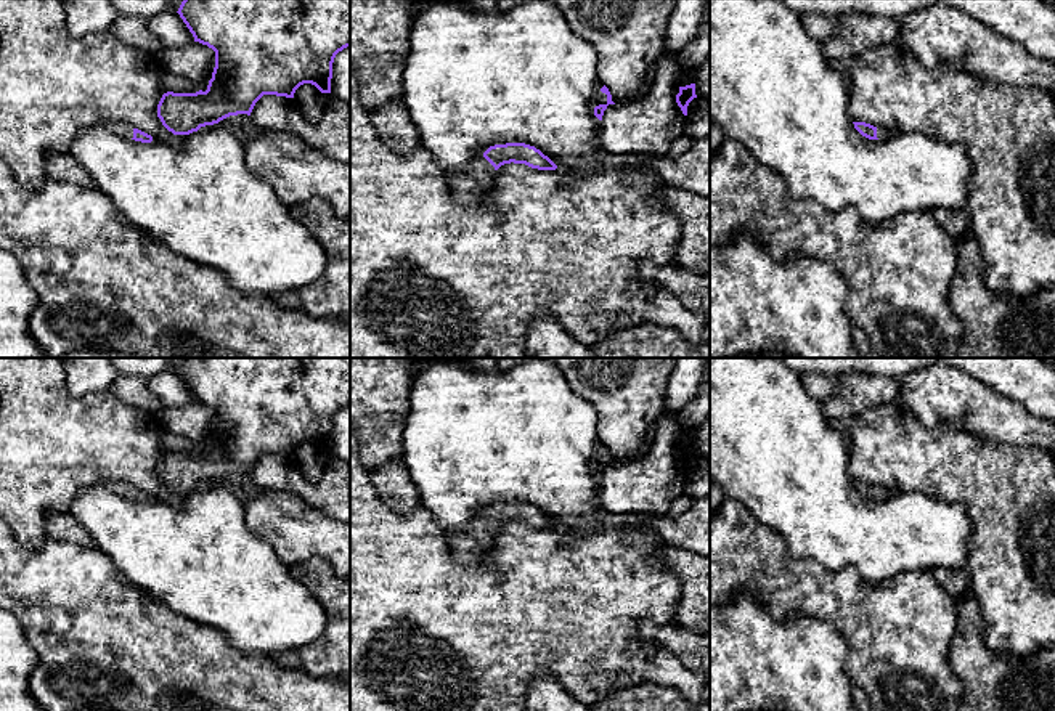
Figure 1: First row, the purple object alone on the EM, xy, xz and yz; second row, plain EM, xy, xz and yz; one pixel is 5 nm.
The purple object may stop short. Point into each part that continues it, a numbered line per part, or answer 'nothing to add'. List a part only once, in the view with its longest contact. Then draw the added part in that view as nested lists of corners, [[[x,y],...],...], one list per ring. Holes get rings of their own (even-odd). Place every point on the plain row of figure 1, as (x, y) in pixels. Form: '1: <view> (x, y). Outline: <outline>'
1: xz (468, 546). Outline: [[[480,515],[464,531],[446,531],[446,544],[453,554],[453,559],[461,565],[479,563],[482,554],[495,544],[495,526]]]

